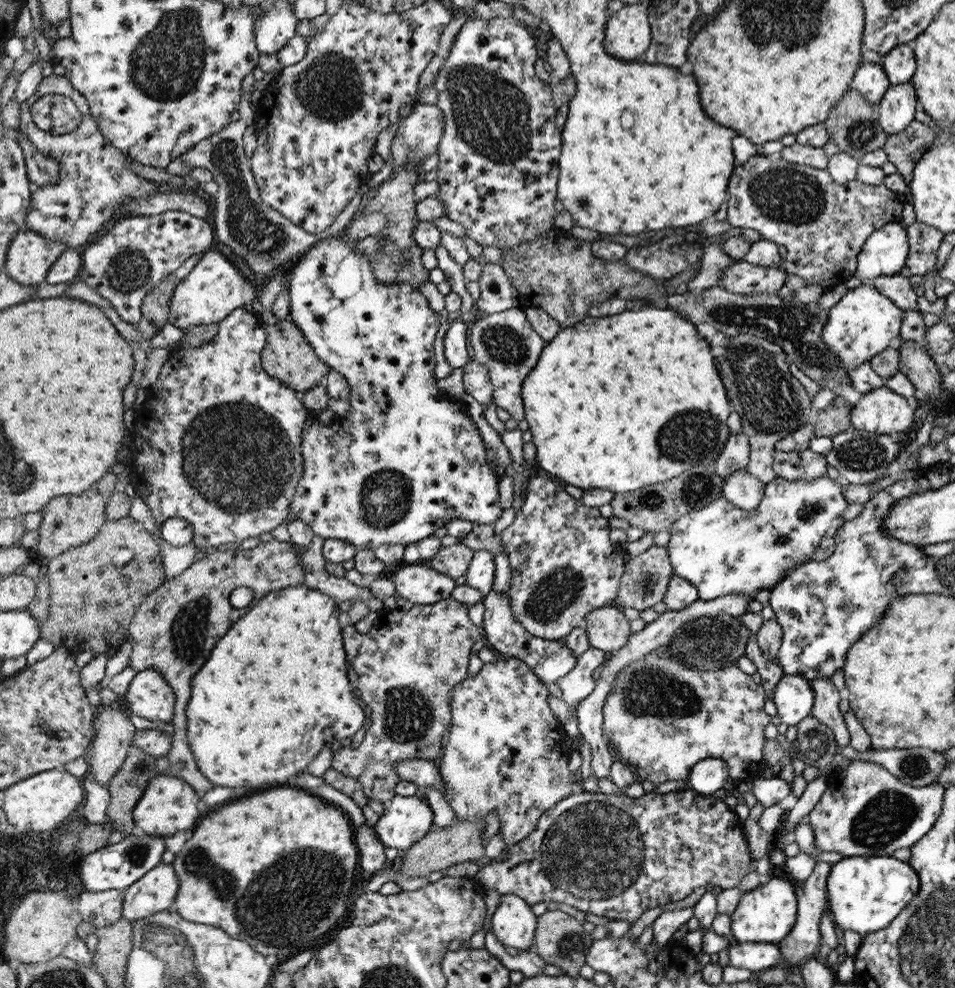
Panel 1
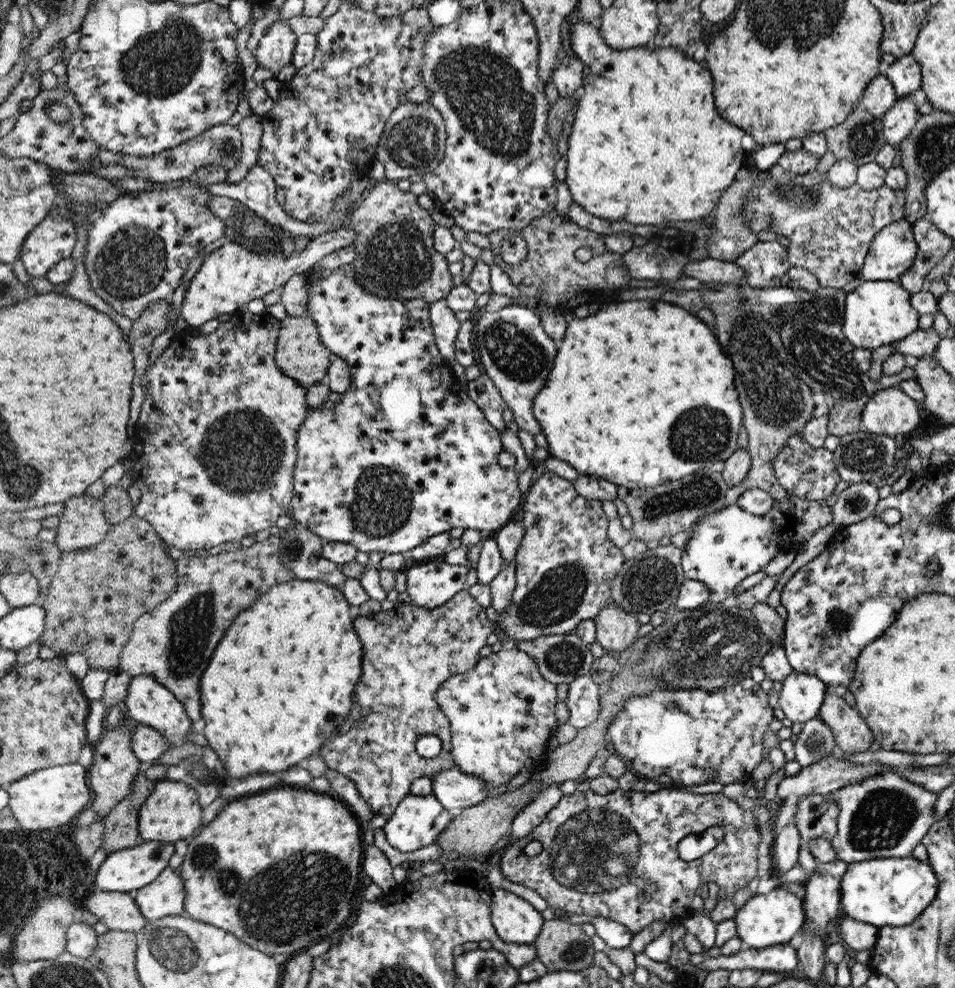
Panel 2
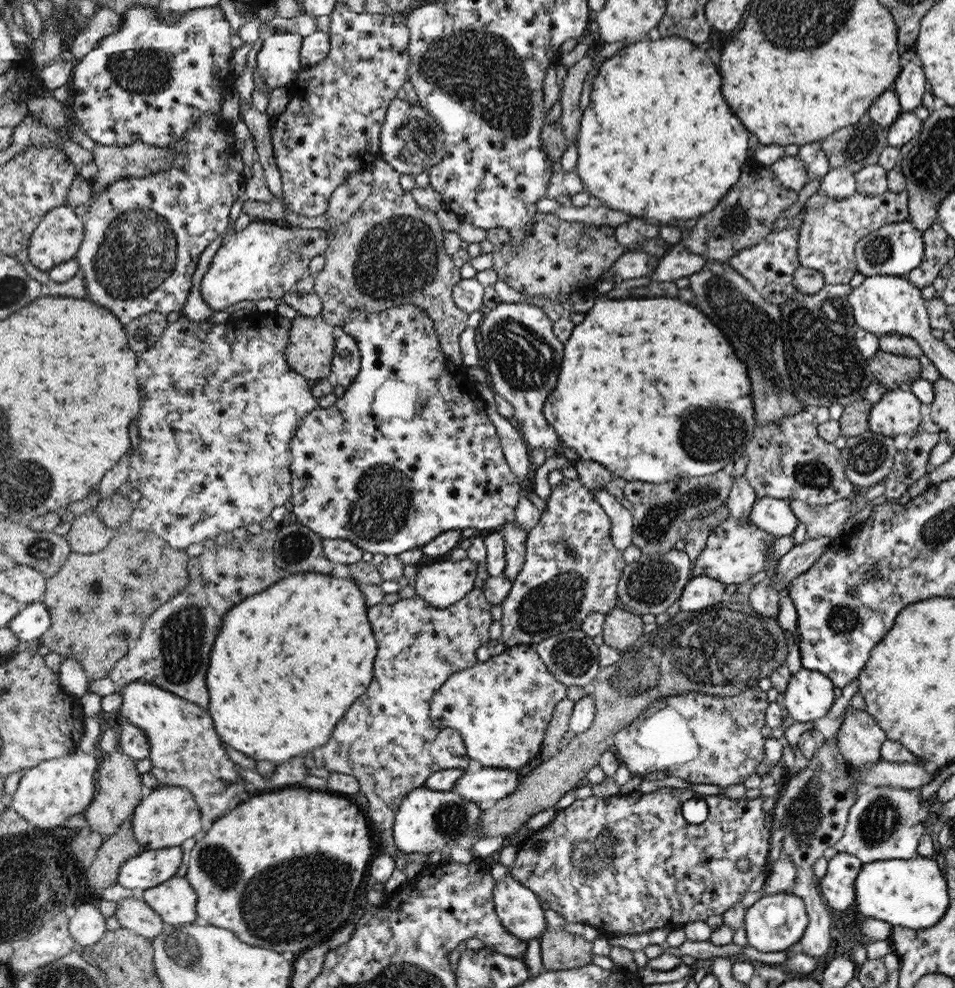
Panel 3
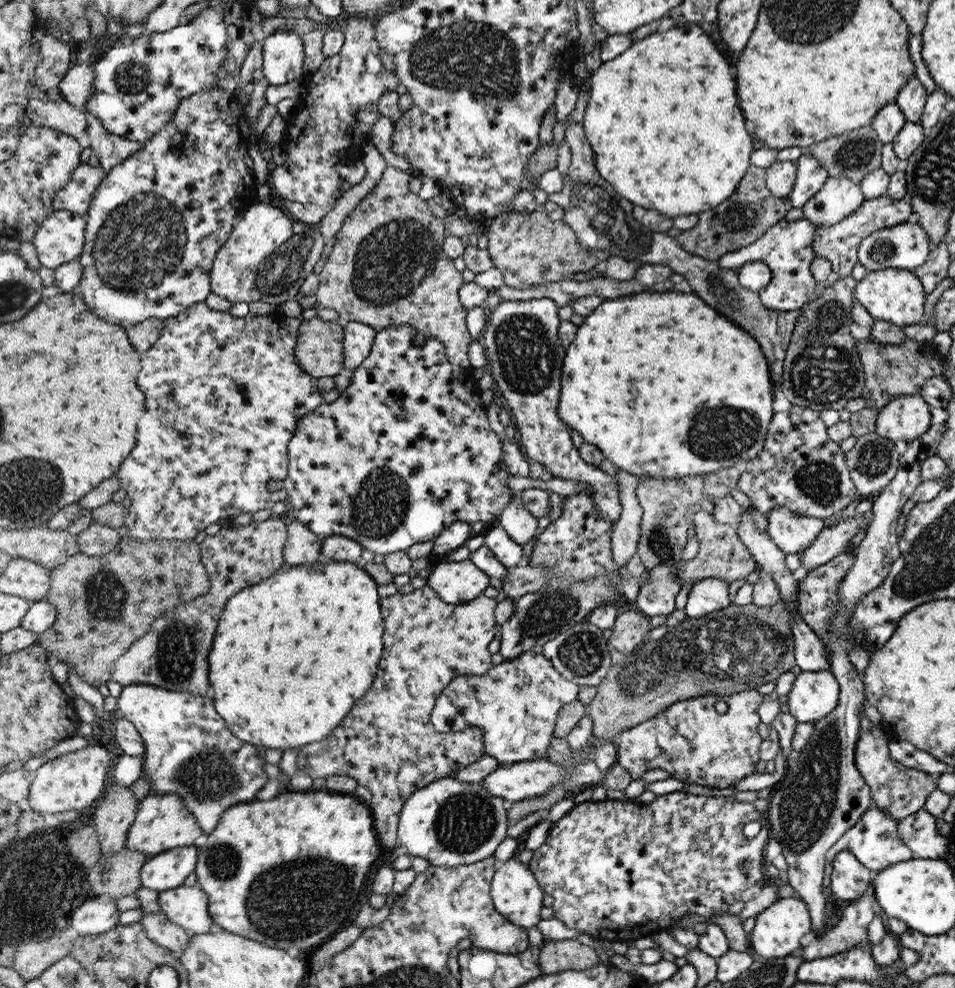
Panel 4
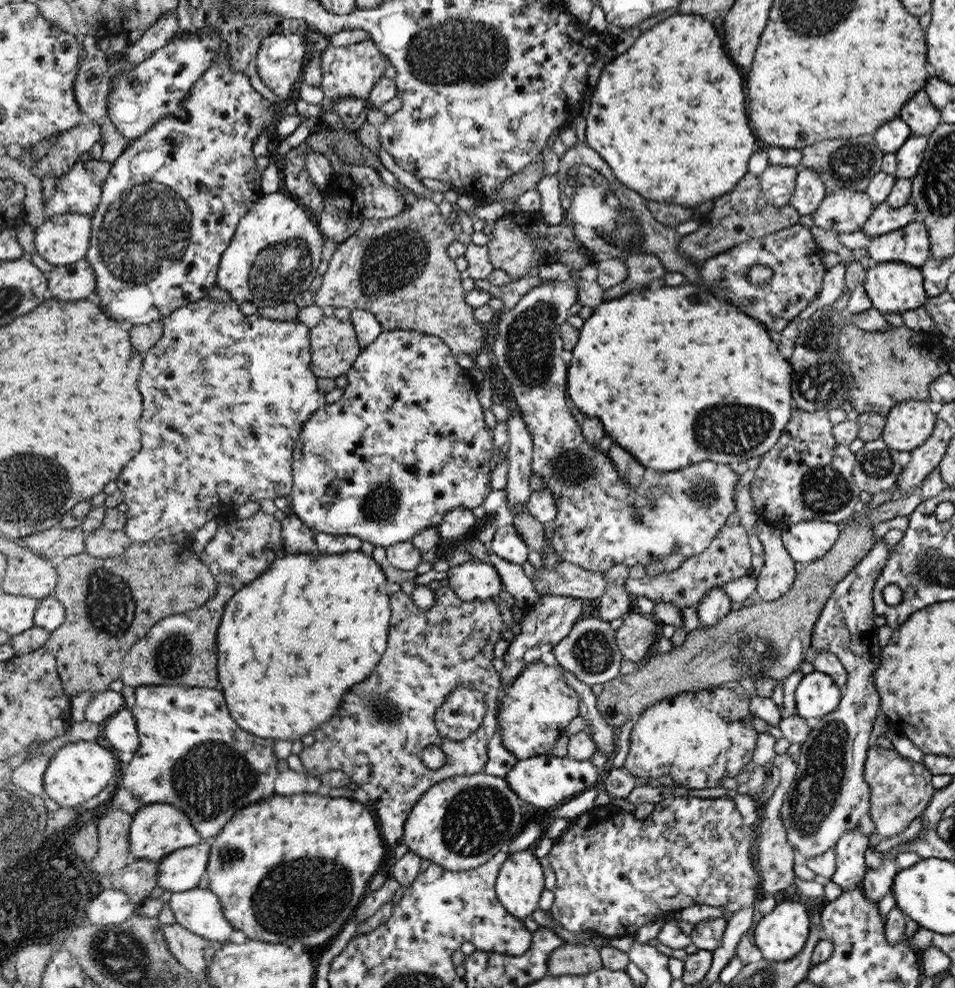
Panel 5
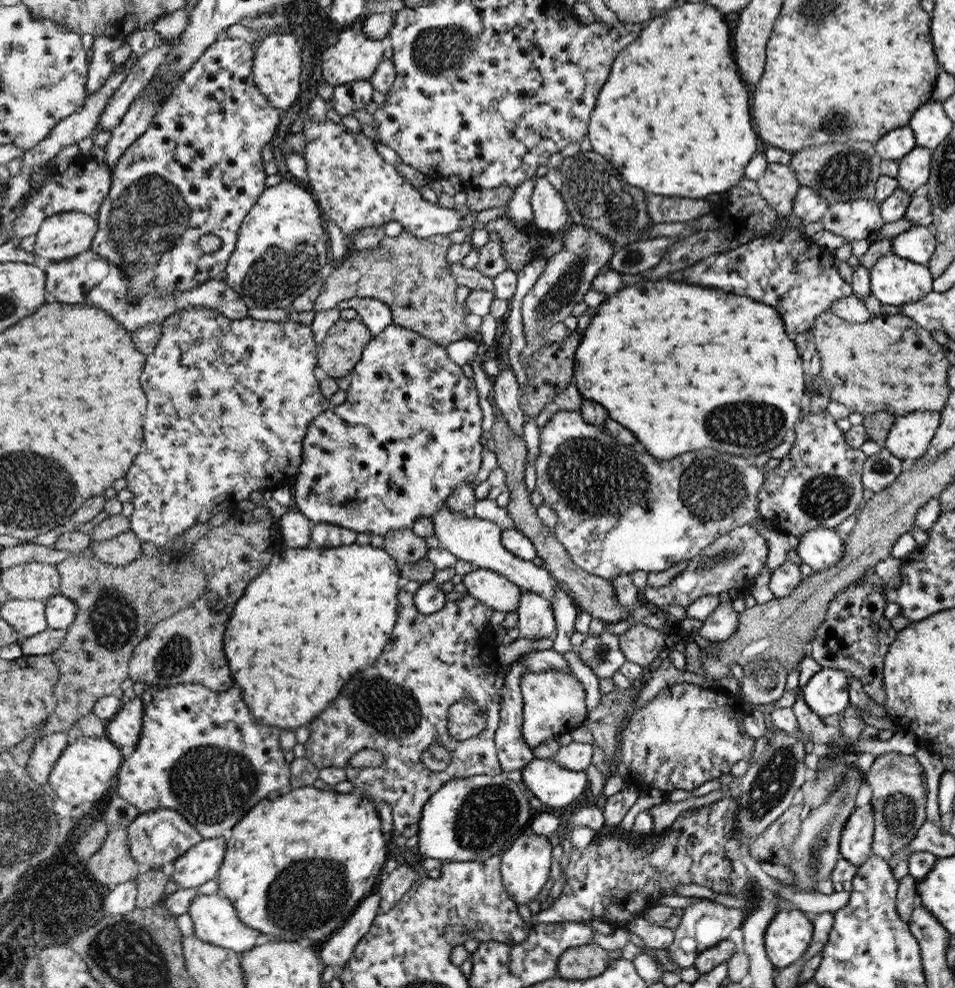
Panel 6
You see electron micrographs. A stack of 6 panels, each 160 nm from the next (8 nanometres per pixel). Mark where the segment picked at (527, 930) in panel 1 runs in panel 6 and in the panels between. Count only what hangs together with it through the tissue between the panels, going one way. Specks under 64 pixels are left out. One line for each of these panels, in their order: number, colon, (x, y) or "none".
2: (518, 922)
3: (519, 906)
4: (516, 889)
5: (522, 882)
6: (526, 863)

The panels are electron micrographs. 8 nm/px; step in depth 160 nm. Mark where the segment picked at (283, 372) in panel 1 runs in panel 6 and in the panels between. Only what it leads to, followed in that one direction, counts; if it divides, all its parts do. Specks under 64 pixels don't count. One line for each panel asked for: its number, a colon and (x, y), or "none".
2: (301, 353)
3: (312, 347)
4: (320, 348)
5: (335, 345)
6: (345, 342)

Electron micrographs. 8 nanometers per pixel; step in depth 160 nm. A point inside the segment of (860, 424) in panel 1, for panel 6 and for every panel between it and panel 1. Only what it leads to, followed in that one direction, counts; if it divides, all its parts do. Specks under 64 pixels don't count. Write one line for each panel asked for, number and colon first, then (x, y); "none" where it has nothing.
2: (889, 412)
3: (898, 412)
4: (906, 418)
5: (909, 425)
6: (910, 437)

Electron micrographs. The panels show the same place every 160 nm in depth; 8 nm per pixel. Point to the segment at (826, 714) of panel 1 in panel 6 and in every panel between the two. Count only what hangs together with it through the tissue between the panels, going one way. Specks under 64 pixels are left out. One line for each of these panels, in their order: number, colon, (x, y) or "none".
2: (852, 734)
3: (860, 736)
4: (898, 790)
5: (902, 788)
6: (899, 794)

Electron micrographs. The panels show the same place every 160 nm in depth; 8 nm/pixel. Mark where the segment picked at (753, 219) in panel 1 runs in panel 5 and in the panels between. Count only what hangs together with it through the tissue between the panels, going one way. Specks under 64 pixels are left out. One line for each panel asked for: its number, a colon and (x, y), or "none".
2: (830, 228)
3: (830, 229)
4: (839, 244)
5: (883, 219)

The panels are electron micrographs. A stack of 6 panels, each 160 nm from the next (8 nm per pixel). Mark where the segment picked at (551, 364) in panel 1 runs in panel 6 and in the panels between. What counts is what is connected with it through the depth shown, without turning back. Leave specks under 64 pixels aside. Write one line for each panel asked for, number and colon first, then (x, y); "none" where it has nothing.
2: (640, 393)
3: (650, 390)
4: (664, 399)
5: (677, 377)
6: (705, 370)

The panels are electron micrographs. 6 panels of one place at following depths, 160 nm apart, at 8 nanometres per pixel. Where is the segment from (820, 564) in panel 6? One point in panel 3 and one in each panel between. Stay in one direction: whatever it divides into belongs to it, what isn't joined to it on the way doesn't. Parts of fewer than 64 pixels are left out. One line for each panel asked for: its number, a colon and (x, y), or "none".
3: (775, 516)
4: (793, 533)
5: (806, 541)

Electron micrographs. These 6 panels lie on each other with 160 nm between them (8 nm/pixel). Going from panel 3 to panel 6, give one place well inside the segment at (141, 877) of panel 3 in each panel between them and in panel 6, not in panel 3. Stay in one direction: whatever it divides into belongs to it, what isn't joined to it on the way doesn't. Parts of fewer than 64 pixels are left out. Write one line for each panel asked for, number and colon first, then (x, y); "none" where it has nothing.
4: (165, 871)
5: (185, 869)
6: (197, 866)

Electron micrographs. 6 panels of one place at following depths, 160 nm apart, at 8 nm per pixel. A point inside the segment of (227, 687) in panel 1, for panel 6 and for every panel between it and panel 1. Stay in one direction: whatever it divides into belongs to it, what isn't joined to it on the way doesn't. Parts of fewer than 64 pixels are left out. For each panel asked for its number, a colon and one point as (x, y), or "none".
2: (299, 634)
3: (300, 652)
4: (315, 632)
5: (313, 626)
6: (319, 615)

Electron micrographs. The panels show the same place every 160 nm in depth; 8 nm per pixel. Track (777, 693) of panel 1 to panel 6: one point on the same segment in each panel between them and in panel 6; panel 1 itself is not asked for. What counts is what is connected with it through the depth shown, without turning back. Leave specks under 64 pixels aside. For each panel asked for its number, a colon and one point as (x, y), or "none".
2: (802, 695)
3: (809, 694)
4: (813, 695)
5: (817, 695)
6: (826, 693)

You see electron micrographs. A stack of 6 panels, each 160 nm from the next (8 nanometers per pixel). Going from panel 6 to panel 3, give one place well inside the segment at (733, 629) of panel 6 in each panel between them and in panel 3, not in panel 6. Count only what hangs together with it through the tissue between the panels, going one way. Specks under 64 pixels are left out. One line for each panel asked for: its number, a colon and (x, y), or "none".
3: (702, 592)
4: (708, 596)
5: (712, 608)

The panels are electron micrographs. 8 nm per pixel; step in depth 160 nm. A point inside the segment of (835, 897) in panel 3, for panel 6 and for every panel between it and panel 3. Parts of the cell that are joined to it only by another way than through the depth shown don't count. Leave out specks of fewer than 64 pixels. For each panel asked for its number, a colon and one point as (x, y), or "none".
4: (850, 878)
5: (850, 851)
6: (857, 841)

